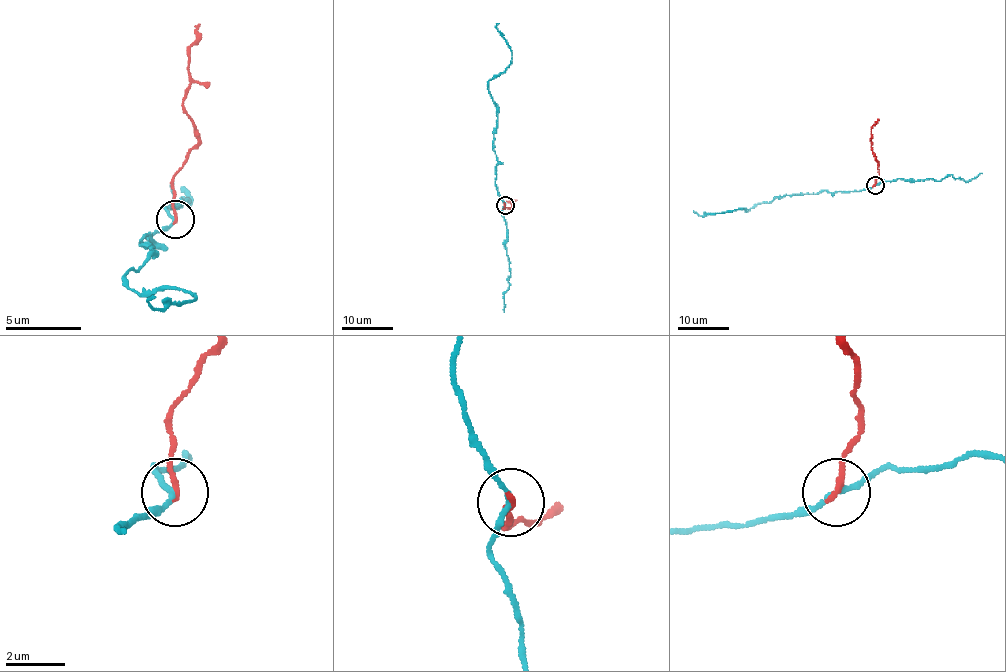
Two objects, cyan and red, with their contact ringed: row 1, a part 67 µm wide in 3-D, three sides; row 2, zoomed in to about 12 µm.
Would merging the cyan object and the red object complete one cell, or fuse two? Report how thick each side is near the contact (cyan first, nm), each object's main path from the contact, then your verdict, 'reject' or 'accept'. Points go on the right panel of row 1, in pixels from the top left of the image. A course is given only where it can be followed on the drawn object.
150 nm thick on the cyan side, 200 nm on the other; cyan runs (875, 185), (861, 191), (825, 190), (816, 194), (776, 196), (768, 203), (729, 212), (700, 216), (693, 210); red runs (875, 185), (879, 170), (871, 147), (871, 127), (879, 119); reject

